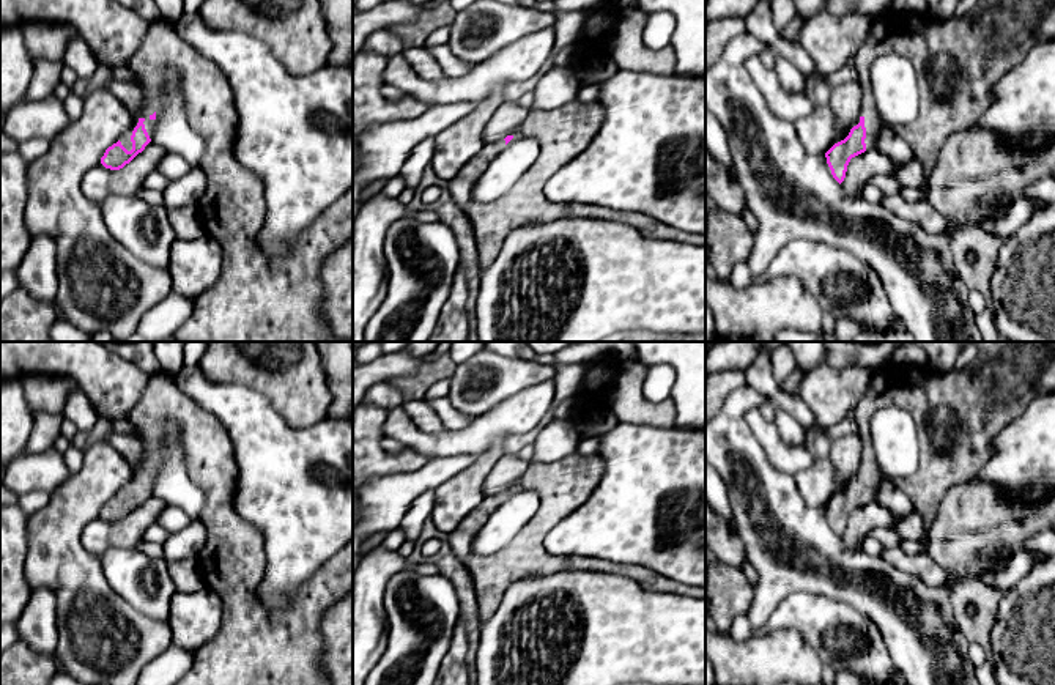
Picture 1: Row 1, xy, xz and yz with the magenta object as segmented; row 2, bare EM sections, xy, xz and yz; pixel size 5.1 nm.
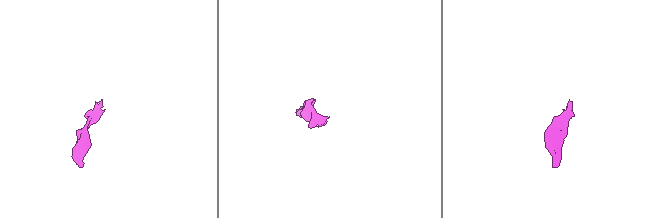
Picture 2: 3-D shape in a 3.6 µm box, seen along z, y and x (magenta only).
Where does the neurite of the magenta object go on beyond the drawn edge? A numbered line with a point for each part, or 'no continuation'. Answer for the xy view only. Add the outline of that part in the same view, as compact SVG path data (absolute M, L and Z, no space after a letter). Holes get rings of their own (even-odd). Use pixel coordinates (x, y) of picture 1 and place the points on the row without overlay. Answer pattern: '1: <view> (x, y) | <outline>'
1: xy (254, 646) | M157 372L150 376L146 389L137 405L126 417L145 442L145 458L128 483L121 488L121 498L131 504L131 488L139 472L143 471L145 482L151 491L154 472L150 469L156 465L154 450L164 439L164 427L168 420L180 427L180 441L184 452L186 472L206 496L203 510L197 517L206 528L206 543L195 556L200 564L205 586L216 592L222 602L222 622L219 631L211 641L195 650L191 669L180 679L176 685L331 685L321 663L321 617L339 600L353 591L353 540L329 562L326 562L296 594L293 605L282 611L269 609L258 597L258 589L266 572L265 540L260 531L246 523L235 509L235 490L238 480L238 465L231 441L220 420L198 406L186 392L183 392L175 376Z

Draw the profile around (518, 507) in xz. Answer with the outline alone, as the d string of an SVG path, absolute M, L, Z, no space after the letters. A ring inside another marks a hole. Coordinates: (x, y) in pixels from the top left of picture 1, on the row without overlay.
M513 490L474 537L474 551L487 556L504 548L537 513L539 505L540 498L534 490Z

